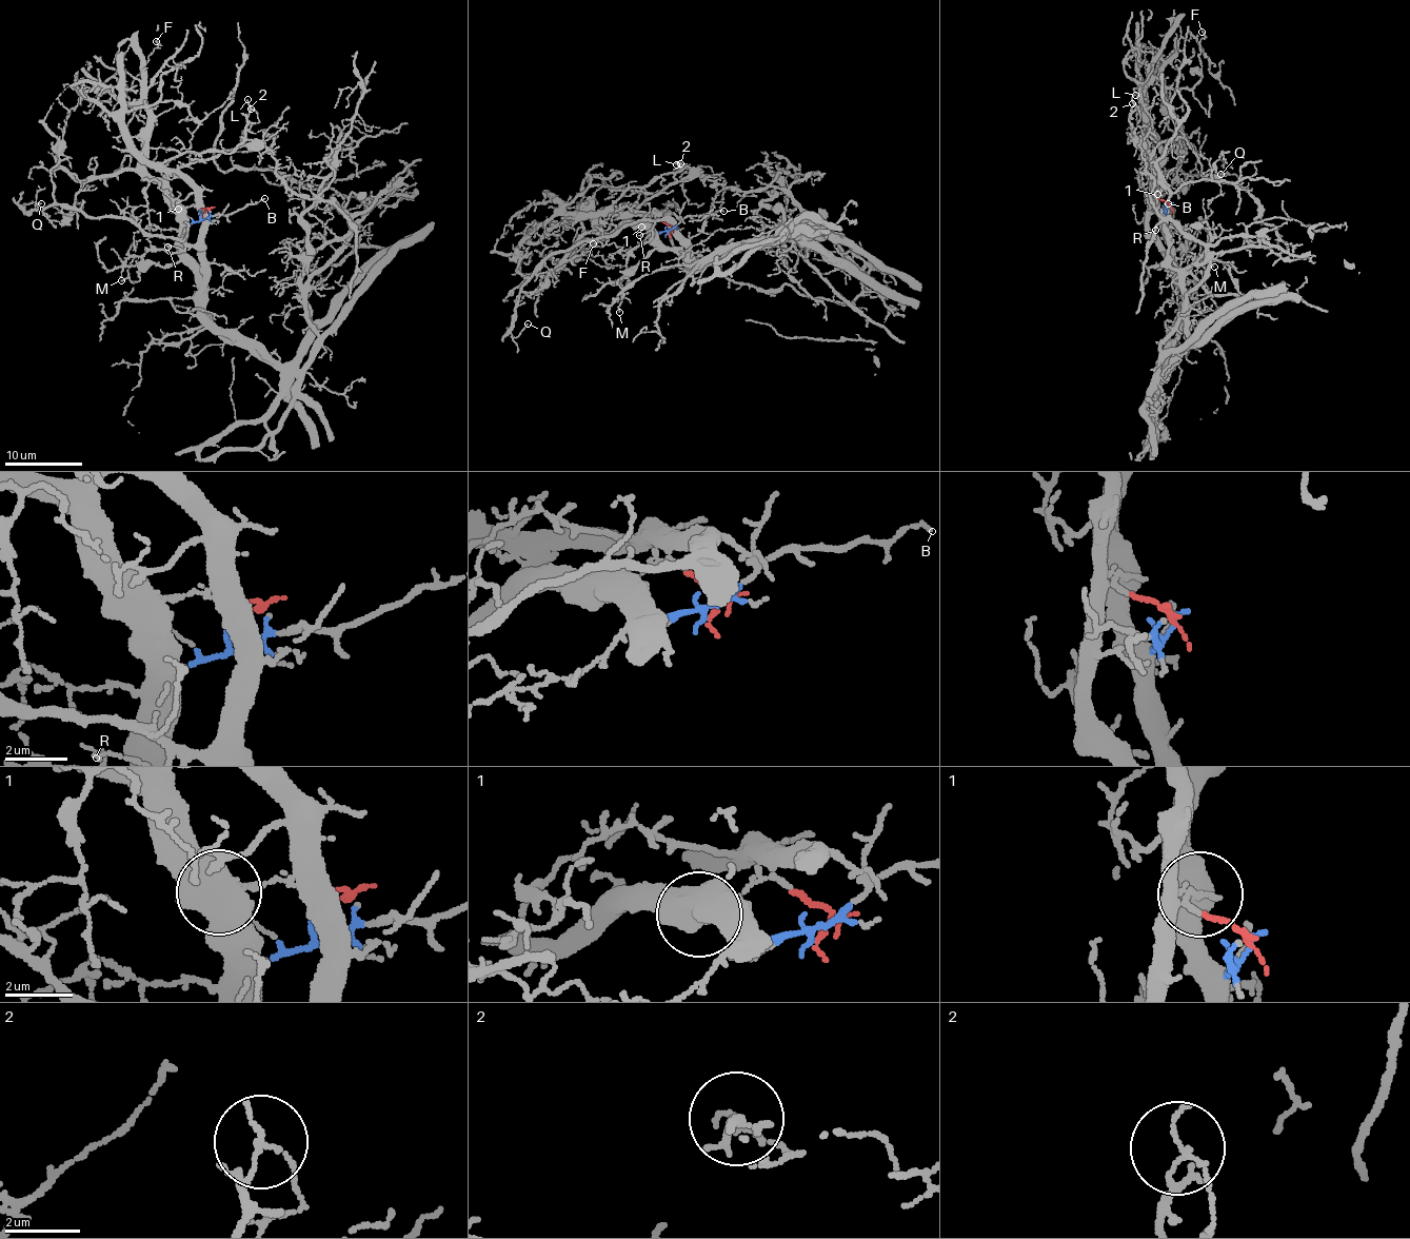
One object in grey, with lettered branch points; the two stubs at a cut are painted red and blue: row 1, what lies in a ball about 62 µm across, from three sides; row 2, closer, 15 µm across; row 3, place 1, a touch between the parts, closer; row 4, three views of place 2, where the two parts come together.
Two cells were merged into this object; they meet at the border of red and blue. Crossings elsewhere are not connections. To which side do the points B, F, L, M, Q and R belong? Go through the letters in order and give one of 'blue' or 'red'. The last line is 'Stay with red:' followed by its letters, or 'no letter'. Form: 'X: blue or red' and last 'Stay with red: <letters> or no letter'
B: blue
F: blue
L: red
M: red
Q: red
R: red
Stay with red: L, M, Q, R

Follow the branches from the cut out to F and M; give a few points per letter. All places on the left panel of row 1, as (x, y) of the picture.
F: (201, 212), (190, 224), (146, 170), (147, 116), (143, 100), (131, 106), (126, 93), (158, 46), (156, 41)
M: (201, 214), (204, 207), (199, 209), (201, 237), (178, 252), (147, 248), (133, 256), (128, 274), (121, 281)

